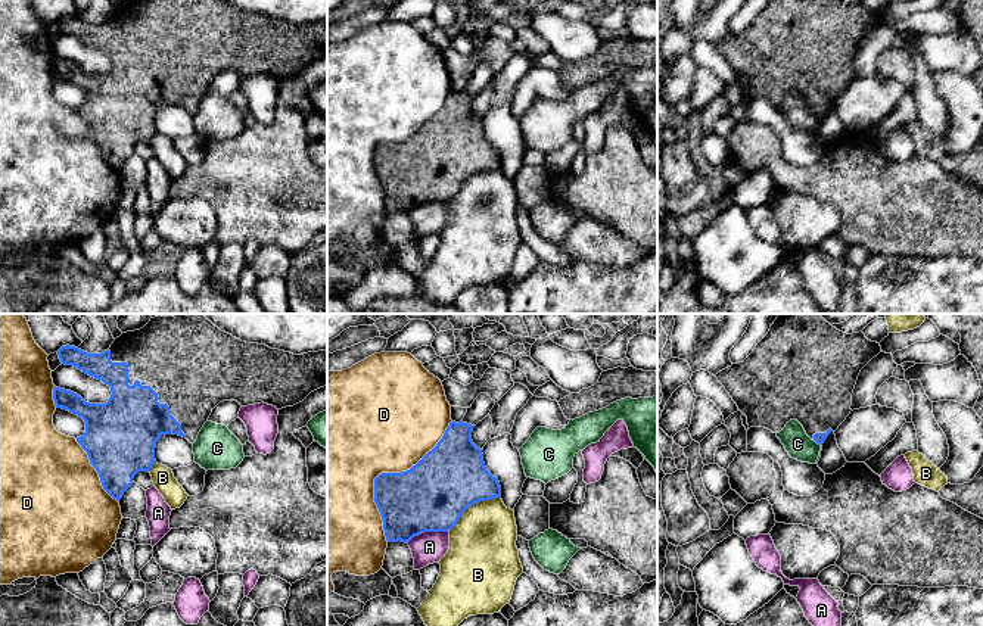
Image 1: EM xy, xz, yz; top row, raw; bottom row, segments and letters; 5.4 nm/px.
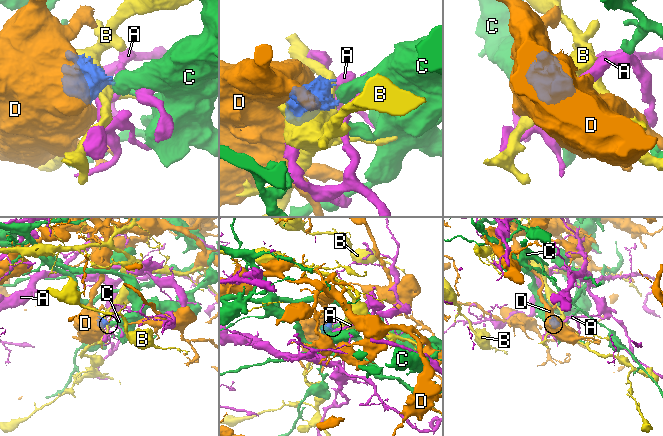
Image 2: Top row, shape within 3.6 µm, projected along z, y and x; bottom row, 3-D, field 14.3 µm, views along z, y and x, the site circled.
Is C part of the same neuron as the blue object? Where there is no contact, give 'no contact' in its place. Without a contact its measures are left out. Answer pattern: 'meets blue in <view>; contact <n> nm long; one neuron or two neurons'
meets blue in yz; contact 50 nm long; two neurons

